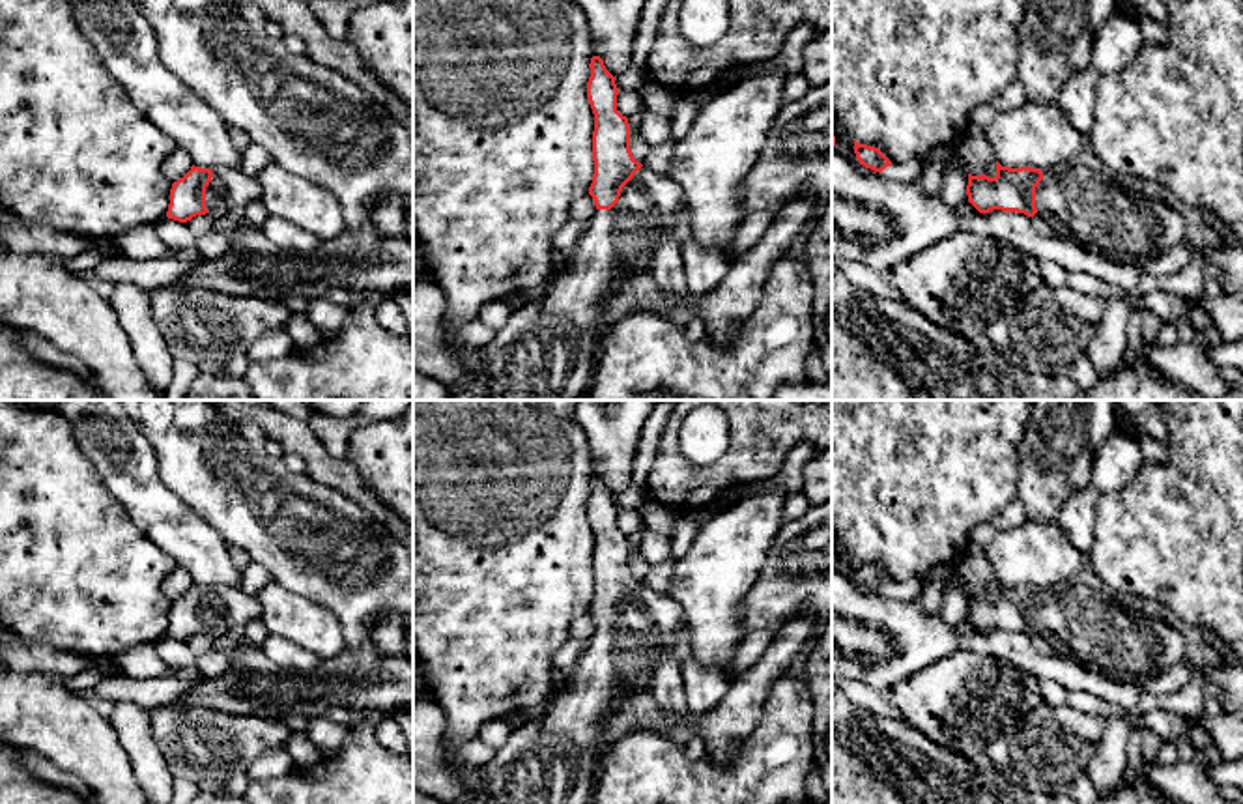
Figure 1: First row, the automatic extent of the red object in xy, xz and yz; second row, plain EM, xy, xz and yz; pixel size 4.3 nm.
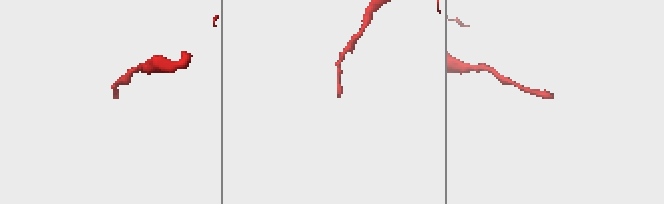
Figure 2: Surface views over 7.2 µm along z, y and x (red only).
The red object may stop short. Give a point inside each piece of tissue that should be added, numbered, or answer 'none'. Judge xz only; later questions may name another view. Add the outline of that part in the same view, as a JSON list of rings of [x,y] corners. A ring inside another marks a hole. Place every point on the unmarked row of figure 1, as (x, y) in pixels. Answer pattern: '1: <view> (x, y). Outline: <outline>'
1: xz (552, 758). Outline: [[[643,583],[611,628],[594,628],[581,658],[561,675],[550,705],[514,727],[493,757],[477,768],[473,782],[484,804],[591,804],[602,757],[598,733],[613,697],[622,690],[652,690],[654,671],[675,651],[684,621],[679,602]]]

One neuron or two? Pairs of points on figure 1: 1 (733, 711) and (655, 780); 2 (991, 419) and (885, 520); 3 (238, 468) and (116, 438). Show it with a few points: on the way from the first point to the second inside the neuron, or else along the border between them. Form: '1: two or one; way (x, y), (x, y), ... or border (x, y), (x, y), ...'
1: two; border (744, 739), (724, 763), (705, 758)
2: one; way (965, 440), (911, 494)
3: two; border (129, 419), (150, 444), (157, 473), (171, 488)

